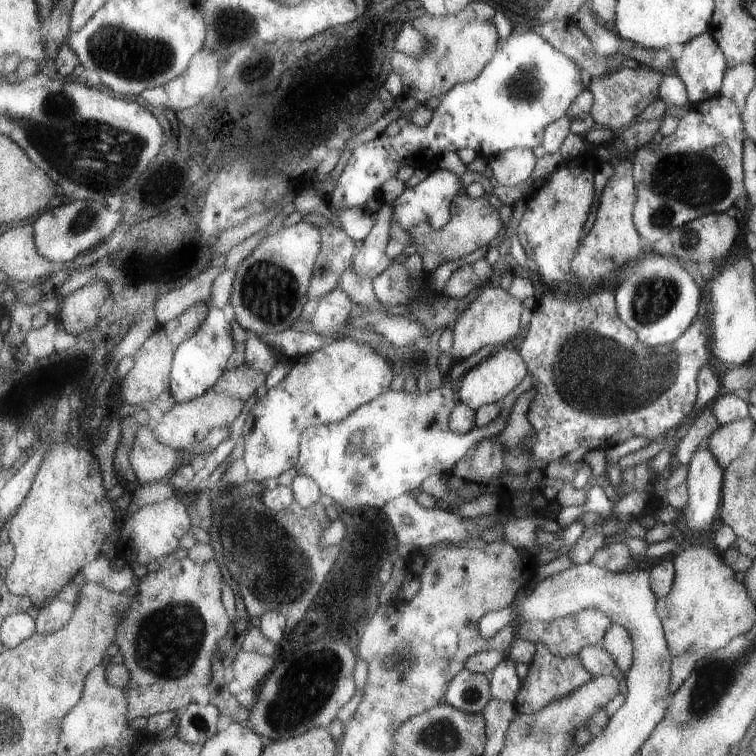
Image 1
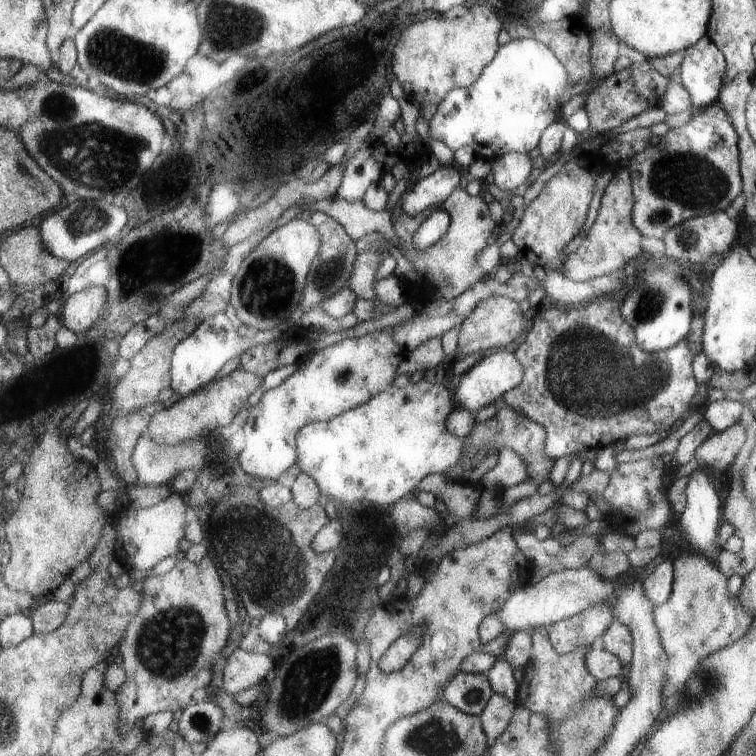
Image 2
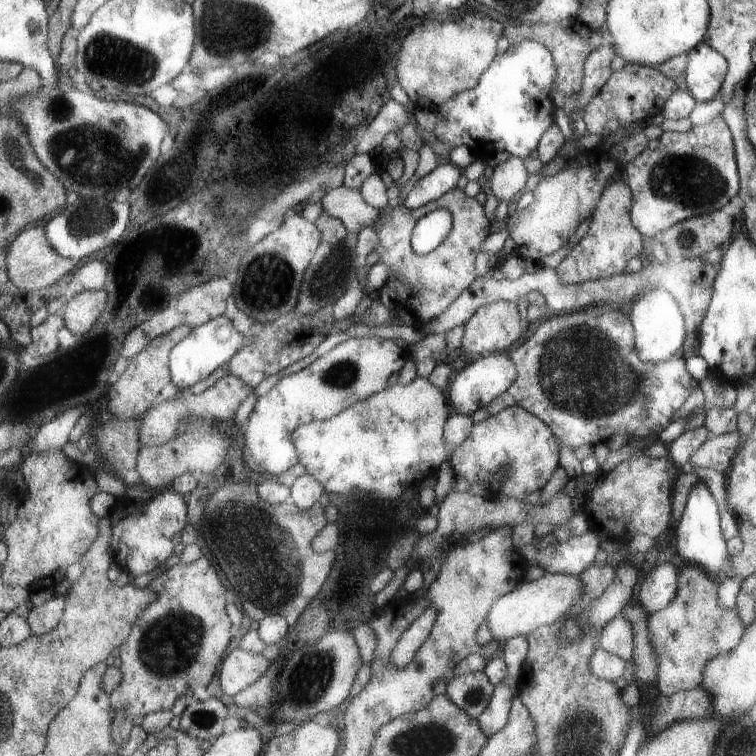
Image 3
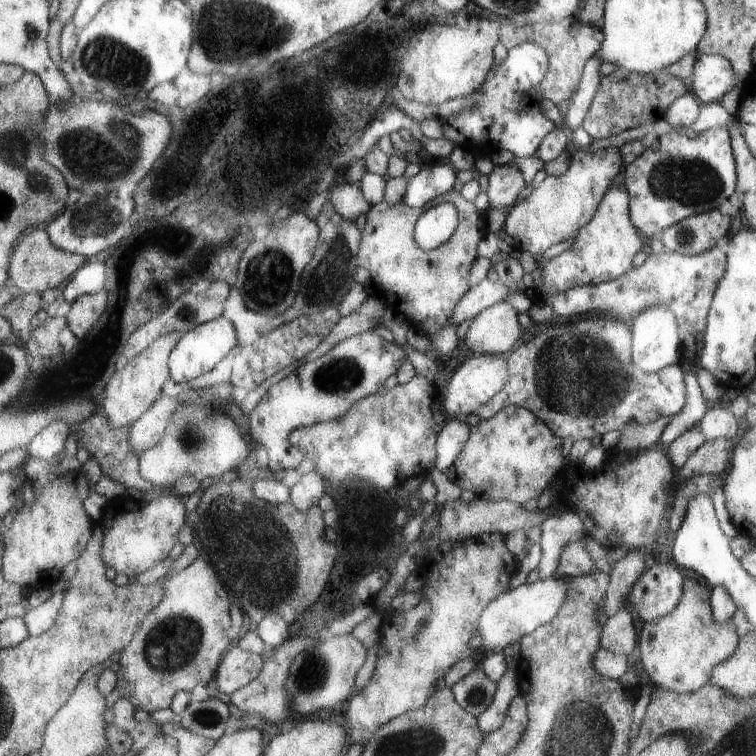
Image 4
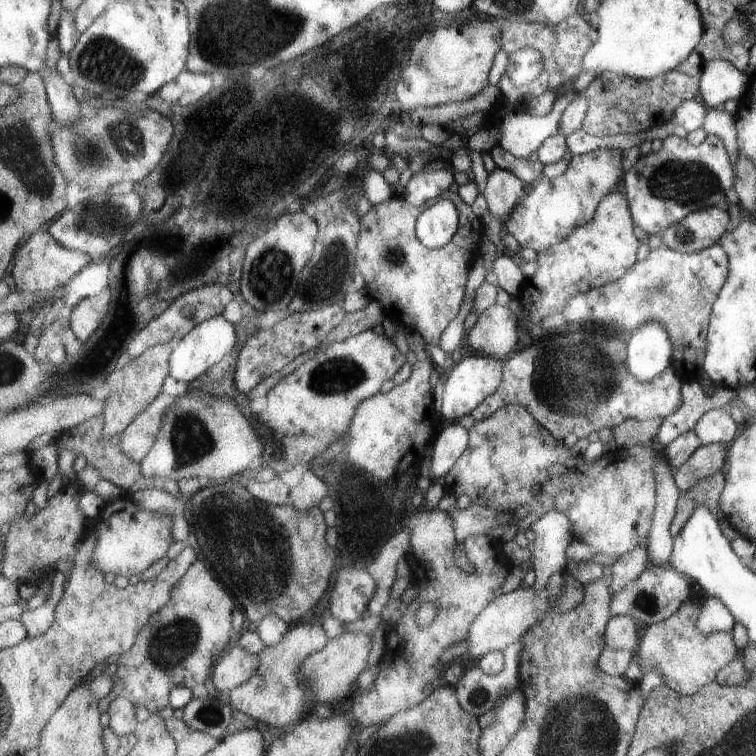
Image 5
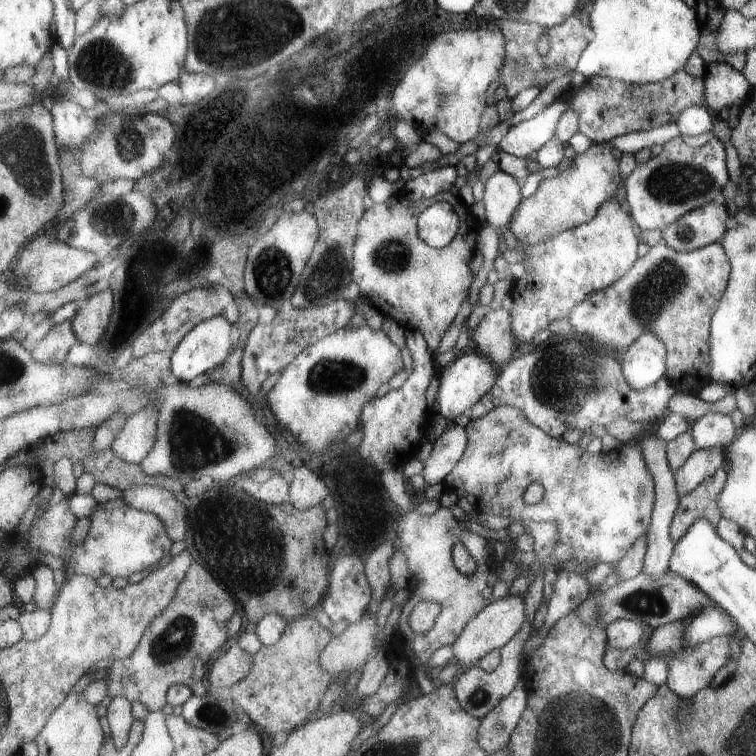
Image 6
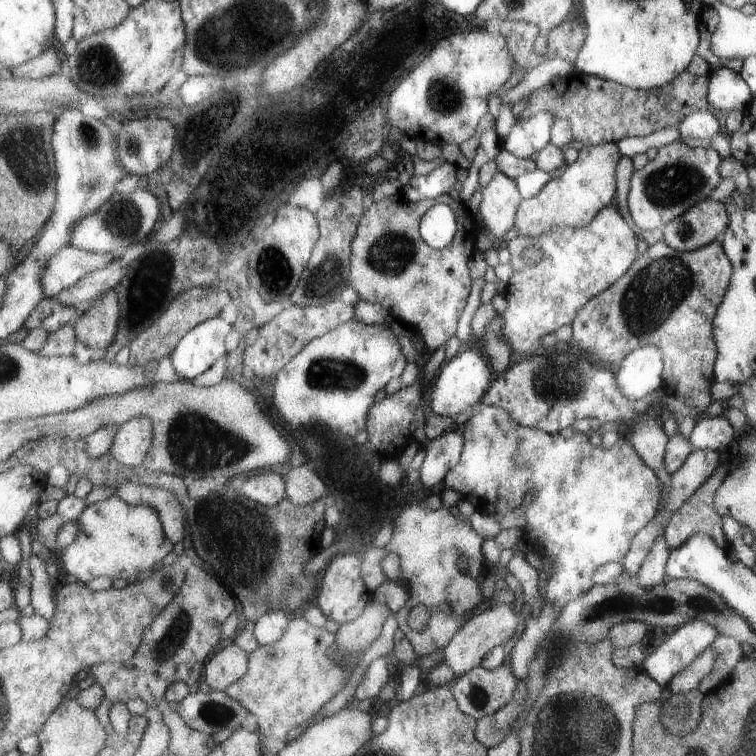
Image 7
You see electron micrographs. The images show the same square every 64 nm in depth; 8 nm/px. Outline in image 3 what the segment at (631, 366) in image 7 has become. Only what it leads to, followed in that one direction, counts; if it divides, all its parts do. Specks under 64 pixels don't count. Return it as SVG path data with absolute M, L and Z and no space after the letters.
M649 292L645 294L639 302L631 304L627 310L627 318L629 322L633 322L633 348L639 356L639 360L643 364L663 364L669 362L669 358L673 358L677 352L681 352L685 336L687 336L687 328L685 328L685 316L679 310L679 304L675 302L675 298L671 298L665 292Z

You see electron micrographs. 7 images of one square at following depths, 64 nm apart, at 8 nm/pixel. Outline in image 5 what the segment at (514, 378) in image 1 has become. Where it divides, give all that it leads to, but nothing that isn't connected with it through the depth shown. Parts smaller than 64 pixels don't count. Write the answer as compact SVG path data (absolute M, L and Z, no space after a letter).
M475 352L473 356L461 360L459 364L453 364L451 372L443 374L443 382L439 388L437 414L449 424L457 422L457 418L475 412L489 396L493 396L501 388L503 380L505 380L505 362L489 356L481 356Z

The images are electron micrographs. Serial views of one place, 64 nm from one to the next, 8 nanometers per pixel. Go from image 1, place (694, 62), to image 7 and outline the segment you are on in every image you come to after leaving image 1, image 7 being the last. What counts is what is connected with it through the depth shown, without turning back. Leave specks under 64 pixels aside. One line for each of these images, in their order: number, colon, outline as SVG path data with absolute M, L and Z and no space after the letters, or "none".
2: M707 36L683 50L683 62L677 80L689 92L693 106L709 106L717 100L725 78L725 56L711 44Z
3: M703 44L689 50L687 54L689 64L685 70L683 88L689 90L697 104L705 104L713 100L721 90L727 74L727 60L719 52Z
4: M697 54L695 72L689 84L691 84L691 94L699 98L699 104L711 104L711 102L721 102L721 98L729 90L741 90L745 86L745 80L741 80L735 74L729 60L721 56Z
5: M725 60L703 62L699 78L699 100L707 110L721 108L727 100L739 100L745 92L749 78L745 72L739 72Z
6: M709 64L703 82L703 106L713 116L723 116L731 106L741 106L751 92L749 82L729 64Z
7: M719 68L719 70L711 70L709 78L709 86L707 86L707 100L711 110L717 116L725 116L731 110L737 112L751 112L751 94L749 94L749 86L743 82L743 78L739 76L739 72L733 72L729 68Z

